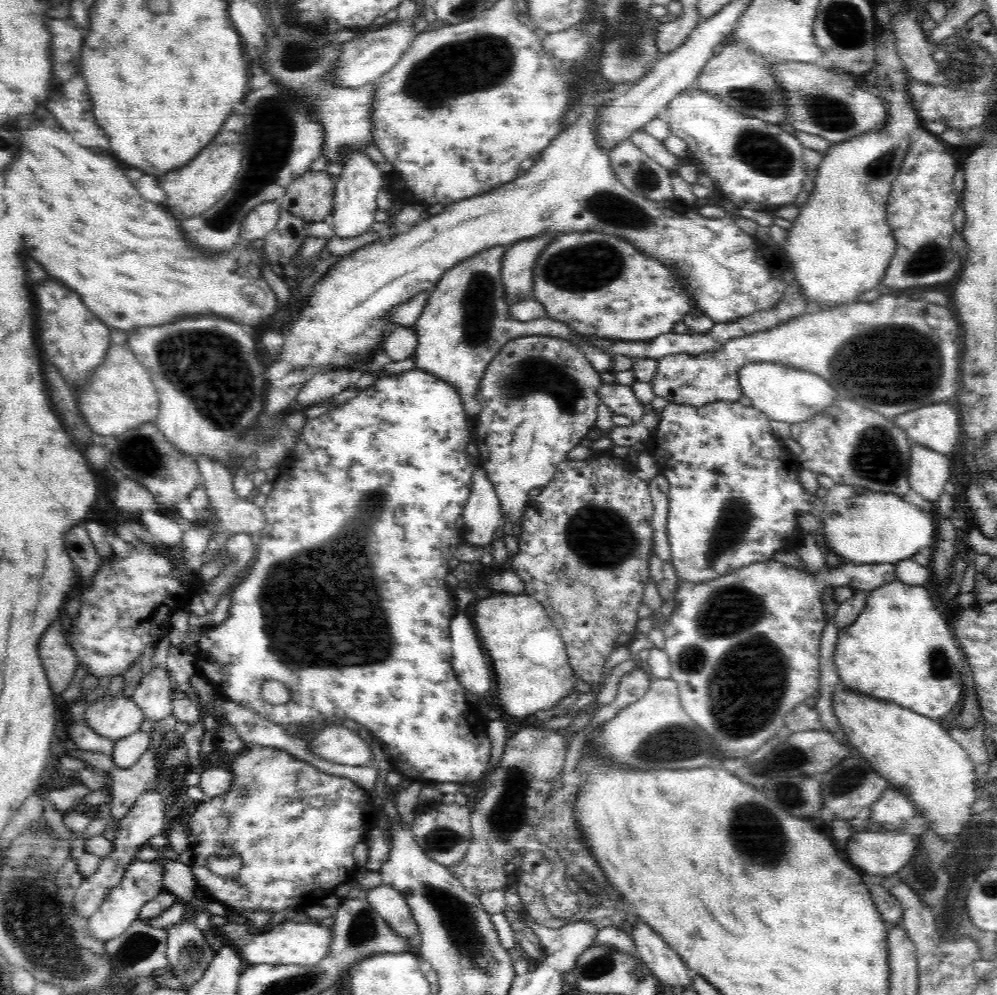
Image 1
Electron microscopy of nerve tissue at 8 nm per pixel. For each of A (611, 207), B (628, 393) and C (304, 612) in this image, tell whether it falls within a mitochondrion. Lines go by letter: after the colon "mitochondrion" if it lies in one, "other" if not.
A: mitochondrion
B: other
C: mitochondrion

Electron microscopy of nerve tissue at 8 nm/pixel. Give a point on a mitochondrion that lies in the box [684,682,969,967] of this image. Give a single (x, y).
(754, 833)

